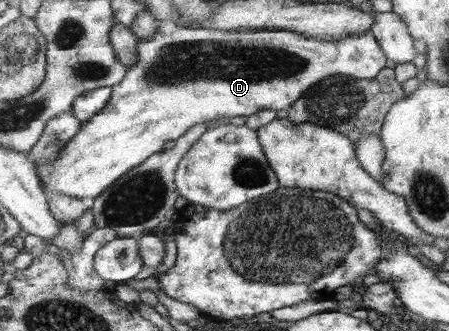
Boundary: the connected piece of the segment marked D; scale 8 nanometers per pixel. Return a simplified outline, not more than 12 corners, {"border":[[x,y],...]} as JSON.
{"border":[[160,21],[109,103],[48,164],[94,202],[192,127],[290,109],[332,75],[339,41]]}

